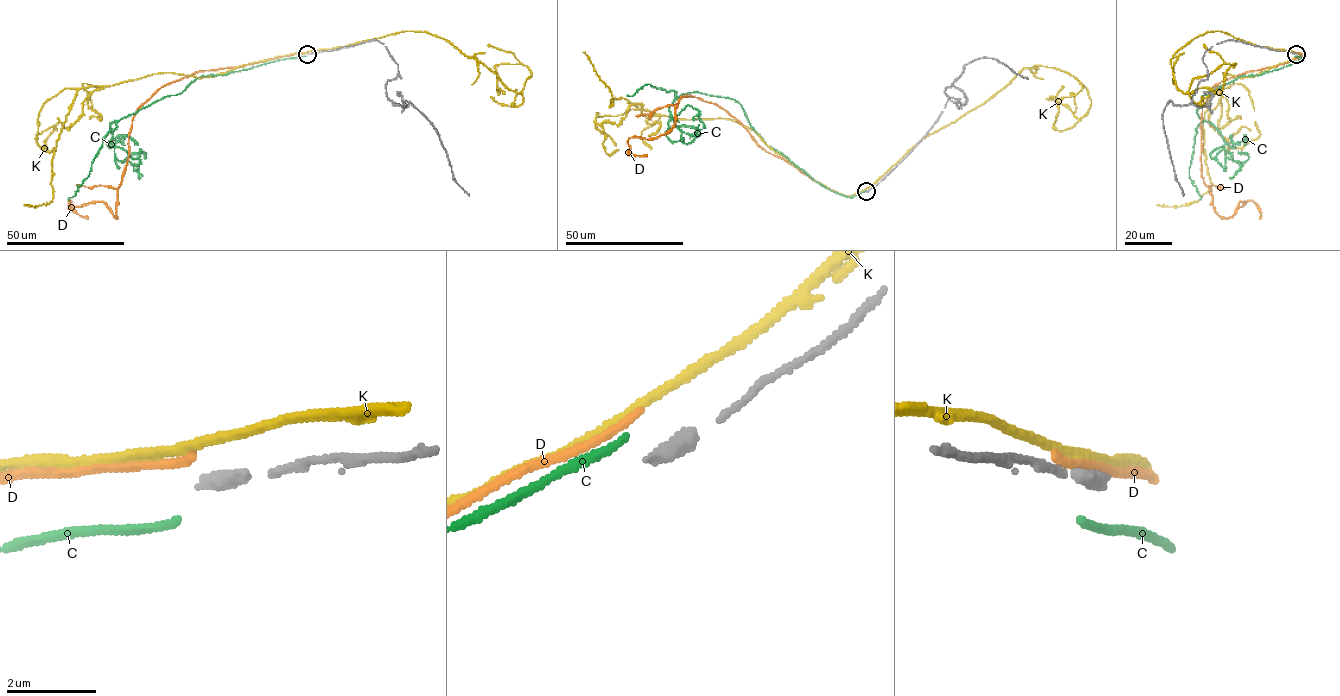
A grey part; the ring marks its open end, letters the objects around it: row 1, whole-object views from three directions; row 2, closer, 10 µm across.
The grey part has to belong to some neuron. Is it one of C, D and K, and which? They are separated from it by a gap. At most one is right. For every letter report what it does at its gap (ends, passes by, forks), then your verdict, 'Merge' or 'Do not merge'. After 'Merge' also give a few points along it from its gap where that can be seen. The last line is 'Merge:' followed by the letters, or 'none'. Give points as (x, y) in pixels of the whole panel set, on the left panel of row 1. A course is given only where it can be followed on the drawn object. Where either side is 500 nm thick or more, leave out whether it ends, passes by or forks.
C: It ends there. Do not merge
D: It ends there. Do not merge
K: It passes by. Do not merge
Merge: none

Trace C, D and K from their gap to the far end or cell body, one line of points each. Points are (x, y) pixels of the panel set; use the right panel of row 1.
C: (1295, 55), (1301, 58), (1291, 64), (1240, 76), (1202, 96), (1189, 175), (1200, 199)
D: (1295, 53), (1216, 83), (1202, 109), (1201, 174), (1213, 210), (1230, 217), (1253, 201), (1260, 218)
K: (1295, 53), (1301, 54), (1250, 77), (1224, 73), (1203, 125), (1211, 189), (1188, 205), (1156, 204)

